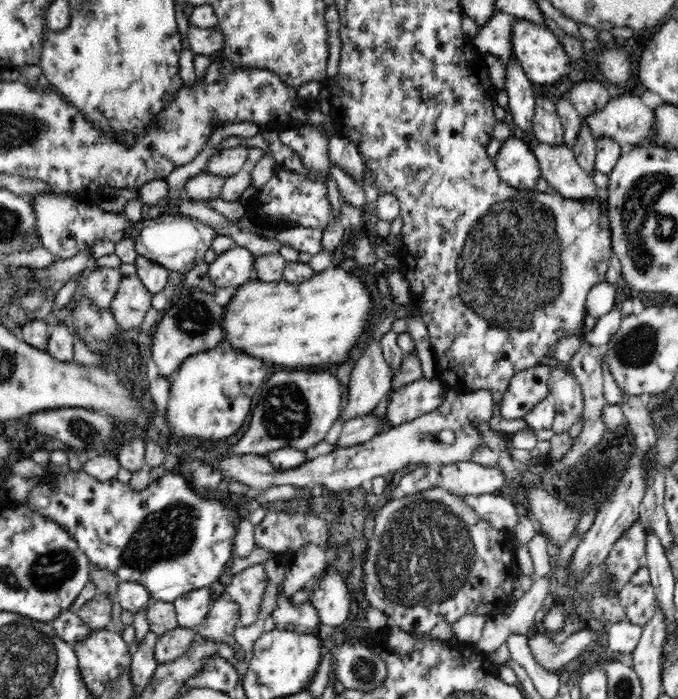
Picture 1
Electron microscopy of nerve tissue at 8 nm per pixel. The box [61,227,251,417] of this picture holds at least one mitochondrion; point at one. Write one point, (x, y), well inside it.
(195, 318)

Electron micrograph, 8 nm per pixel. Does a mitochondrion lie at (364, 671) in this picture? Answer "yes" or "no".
yes

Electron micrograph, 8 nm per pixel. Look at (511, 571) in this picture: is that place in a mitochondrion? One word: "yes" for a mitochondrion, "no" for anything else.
no

